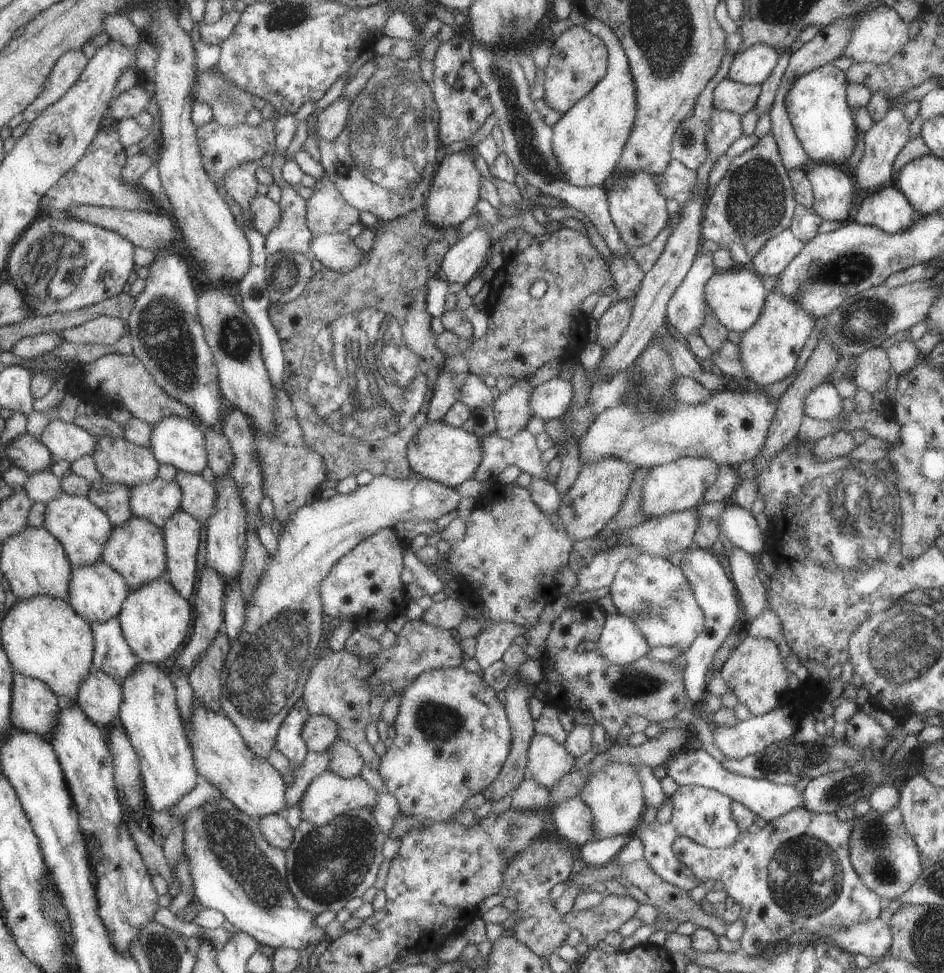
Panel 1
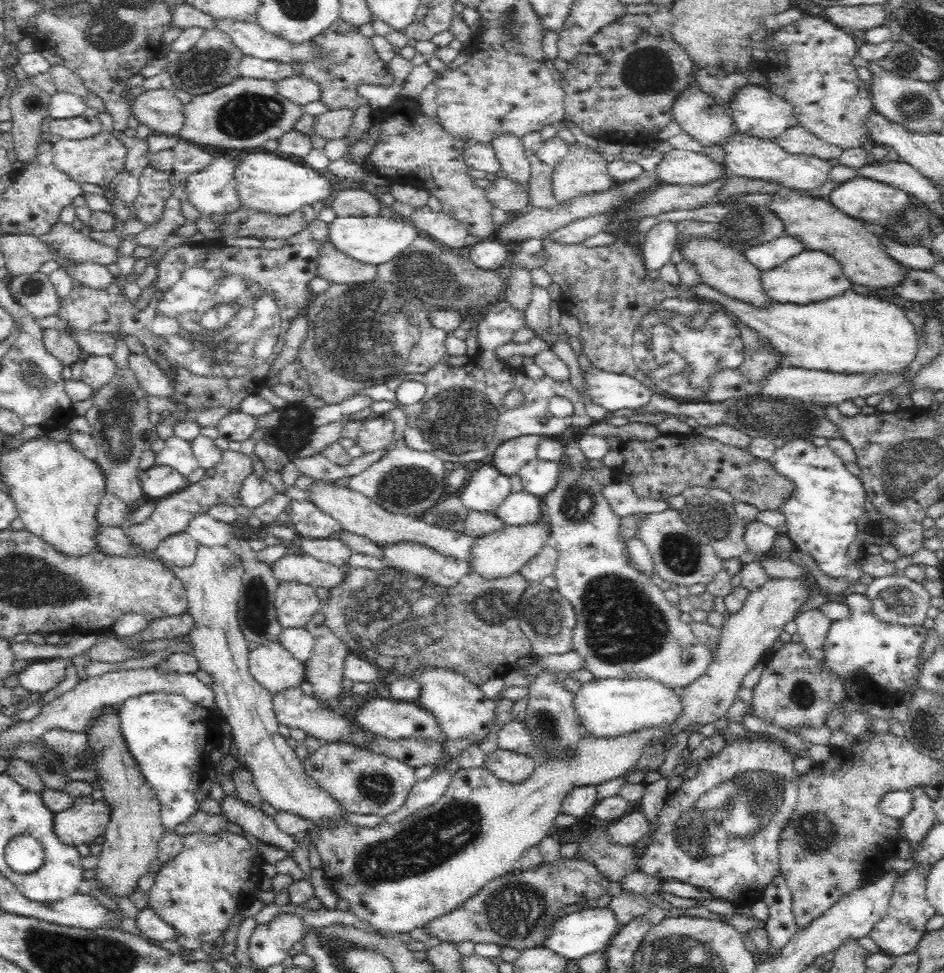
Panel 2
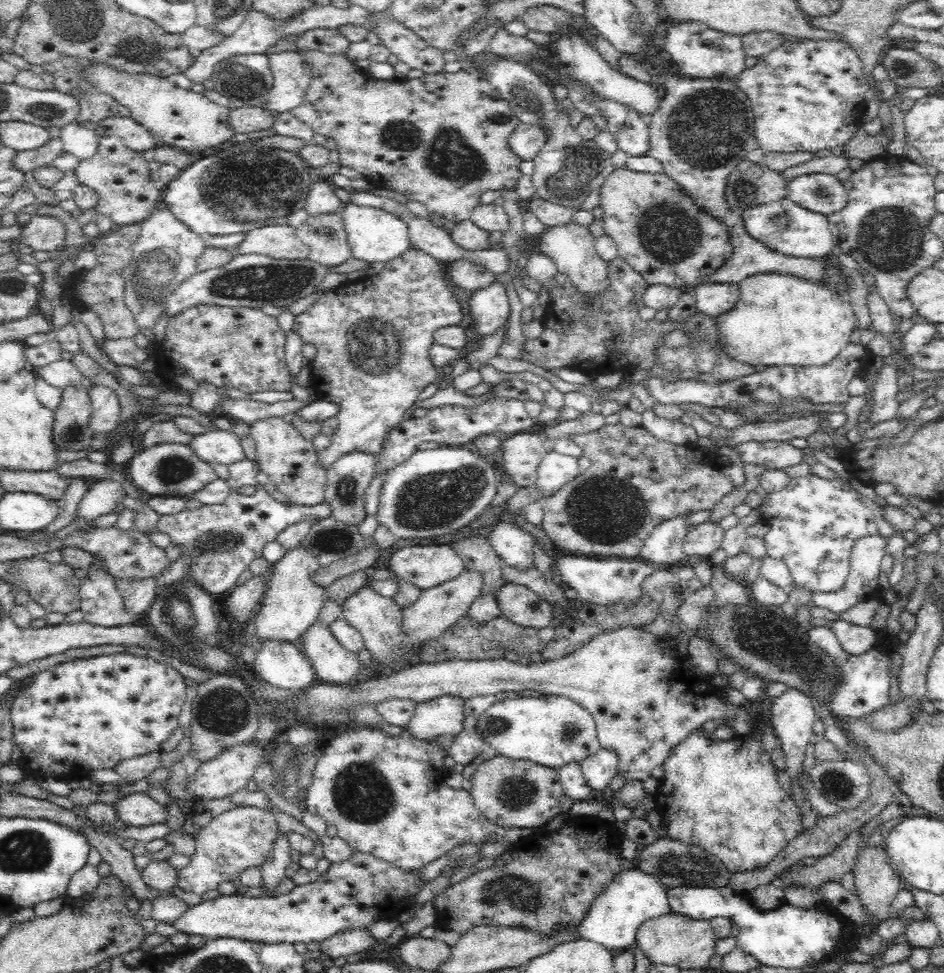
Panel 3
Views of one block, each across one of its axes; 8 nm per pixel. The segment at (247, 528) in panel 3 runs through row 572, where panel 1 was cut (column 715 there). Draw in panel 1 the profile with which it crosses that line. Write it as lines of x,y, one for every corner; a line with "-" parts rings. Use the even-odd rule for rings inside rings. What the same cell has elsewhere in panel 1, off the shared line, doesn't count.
771,132
766,133
755,146
729,161
730,166
724,178
710,190
709,199
704,207
701,237
718,242
721,248
728,248
737,263
736,266
750,266
755,256
763,250
770,239
774,239
780,232
790,228
798,202
795,199
795,189
791,183
790,172
783,165
778,142

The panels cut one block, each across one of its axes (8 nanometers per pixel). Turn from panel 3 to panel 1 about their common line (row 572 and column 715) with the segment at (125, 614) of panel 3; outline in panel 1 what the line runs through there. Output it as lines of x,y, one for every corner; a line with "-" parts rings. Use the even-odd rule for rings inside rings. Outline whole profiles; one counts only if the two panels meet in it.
727,77
714,89
713,106
718,110
735,112
742,116
755,108
760,94
761,85
747,85

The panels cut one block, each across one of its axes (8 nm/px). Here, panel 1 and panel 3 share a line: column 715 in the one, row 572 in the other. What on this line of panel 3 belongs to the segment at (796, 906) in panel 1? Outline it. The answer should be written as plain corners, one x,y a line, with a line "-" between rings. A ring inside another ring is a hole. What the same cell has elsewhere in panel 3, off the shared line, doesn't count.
880,535
865,536
854,541
850,553
849,573
846,580
838,590
834,592
813,593
811,600
820,608
828,608
836,614
848,610
851,606
856,606
866,600
882,599
882,590
878,585
878,574
880,574
880,562
888,554
888,539

